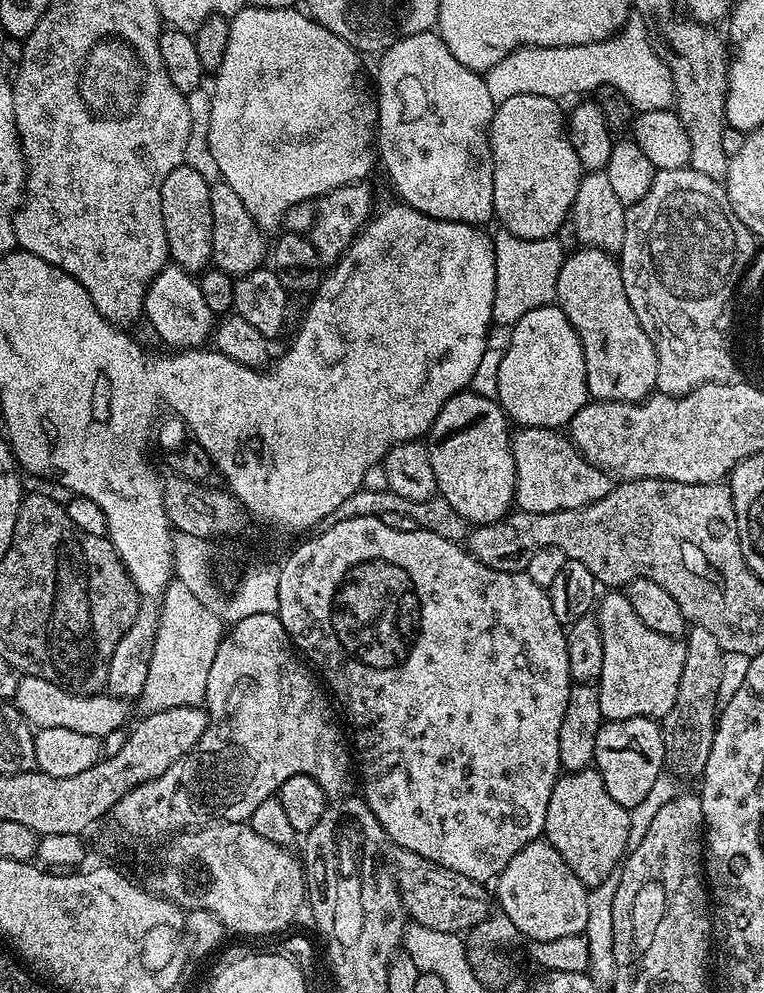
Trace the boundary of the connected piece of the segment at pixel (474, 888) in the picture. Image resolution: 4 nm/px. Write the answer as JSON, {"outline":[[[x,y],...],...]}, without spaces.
{"outline":[[[392,846],[389,849],[389,852],[388,849],[386,852],[386,860],[388,856],[389,862],[392,863],[391,879],[395,880],[396,889],[400,891],[400,901],[404,904],[405,913],[415,923],[430,930],[460,934],[471,930],[490,915],[490,892],[489,889],[488,892],[484,889],[487,887],[481,881],[466,878],[466,874],[458,874],[458,870],[450,870],[405,848]]]}

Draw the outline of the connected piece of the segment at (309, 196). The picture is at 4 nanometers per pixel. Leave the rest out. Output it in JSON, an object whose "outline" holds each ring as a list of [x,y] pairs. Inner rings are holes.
{"outline":[[[241,7],[240,11],[231,17],[228,25],[226,54],[222,58],[222,66],[214,73],[216,88],[211,89],[210,150],[214,154],[214,162],[218,162],[220,180],[232,187],[234,194],[242,198],[242,206],[246,206],[249,214],[264,226],[271,222],[272,216],[279,217],[290,206],[300,204],[304,200],[315,201],[320,197],[320,188],[316,188],[316,180],[320,180],[320,124],[352,124],[352,120],[348,120],[348,112],[368,112],[368,104],[374,99],[370,88],[368,92],[363,78],[360,77],[361,53],[351,48],[345,40],[337,40],[333,32],[327,32],[320,24],[315,23],[311,16],[296,16],[296,11],[295,7]]]}

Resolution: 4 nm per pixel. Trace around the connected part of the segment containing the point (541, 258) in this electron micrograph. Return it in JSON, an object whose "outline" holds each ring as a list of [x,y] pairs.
{"outline":[[[507,230],[495,233],[496,297],[492,319],[497,325],[511,326],[535,308],[551,305],[556,298],[556,283],[566,252],[560,249],[559,239],[523,240]]]}

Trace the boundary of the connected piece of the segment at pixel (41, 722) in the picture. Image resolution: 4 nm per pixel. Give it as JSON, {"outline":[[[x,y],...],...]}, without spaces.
{"outline":[[[21,675],[16,681],[14,707],[24,715],[24,719],[33,729],[61,728],[74,730],[78,734],[90,734],[103,738],[111,731],[128,724],[130,704],[127,700],[119,700],[117,696],[107,694],[79,696],[73,692],[67,692],[65,688],[54,686],[54,682],[46,682],[46,678]]]}

